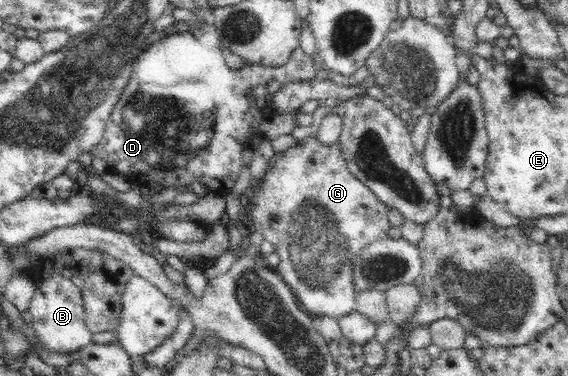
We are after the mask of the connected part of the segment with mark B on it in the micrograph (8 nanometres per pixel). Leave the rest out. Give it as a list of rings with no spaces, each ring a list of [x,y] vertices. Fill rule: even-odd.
[[[59,271],[45,280],[39,276],[36,287],[36,294],[31,300],[29,312],[32,313],[34,330],[43,347],[58,354],[70,354],[92,344],[93,334],[85,323],[82,293],[71,282],[68,274]]]

